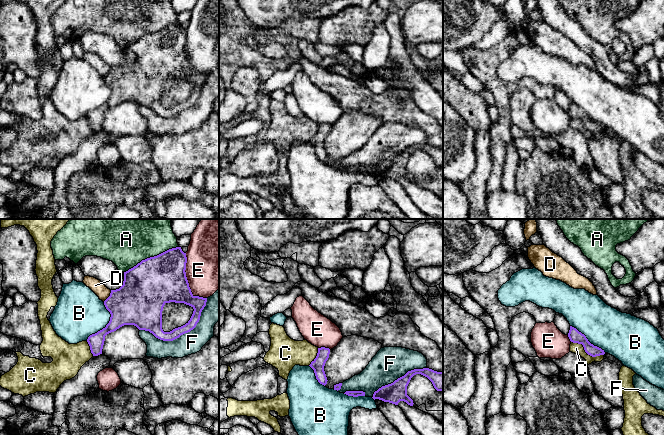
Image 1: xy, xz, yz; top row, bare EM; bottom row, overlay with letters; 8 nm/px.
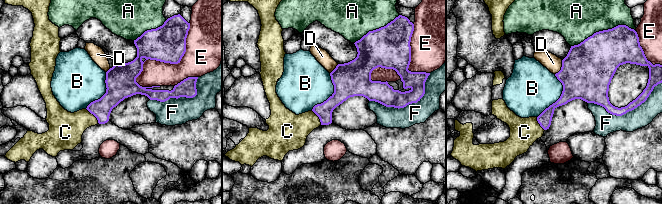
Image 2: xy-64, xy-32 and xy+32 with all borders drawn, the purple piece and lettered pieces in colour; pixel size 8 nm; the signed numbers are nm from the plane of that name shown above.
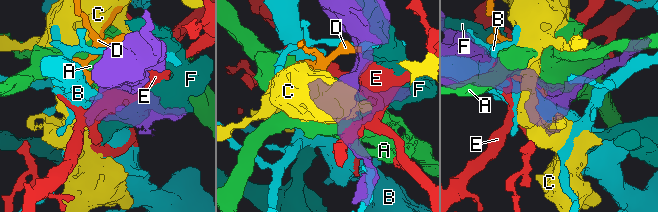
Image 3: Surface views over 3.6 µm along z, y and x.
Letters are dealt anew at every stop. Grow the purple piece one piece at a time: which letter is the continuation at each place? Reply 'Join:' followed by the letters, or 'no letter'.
Join: no letter

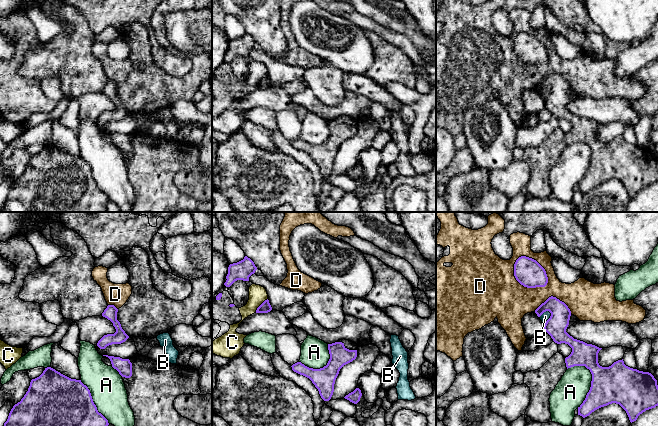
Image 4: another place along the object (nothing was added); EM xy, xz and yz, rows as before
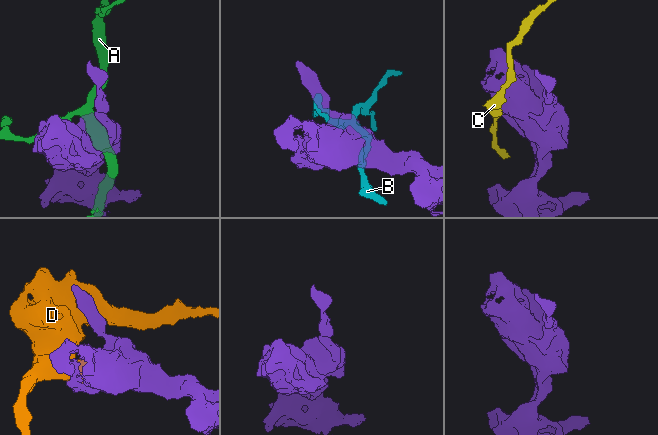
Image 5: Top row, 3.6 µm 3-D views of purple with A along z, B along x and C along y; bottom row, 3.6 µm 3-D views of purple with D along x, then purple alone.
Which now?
Join: no letter

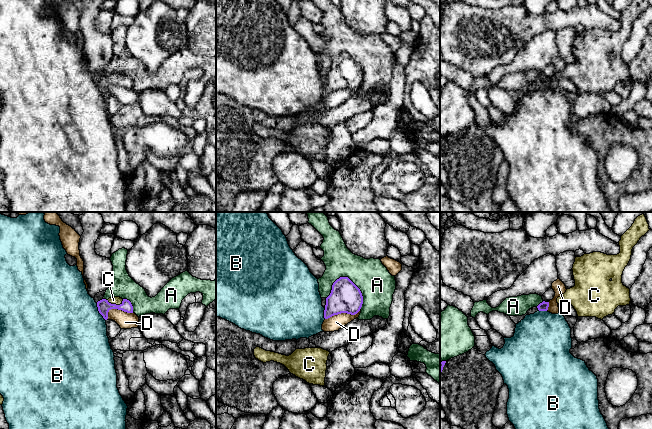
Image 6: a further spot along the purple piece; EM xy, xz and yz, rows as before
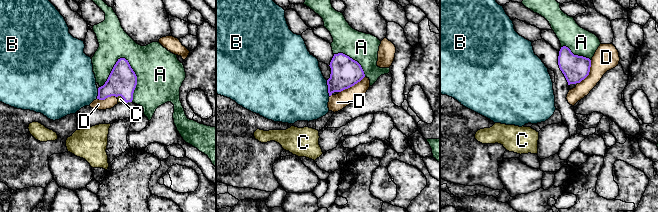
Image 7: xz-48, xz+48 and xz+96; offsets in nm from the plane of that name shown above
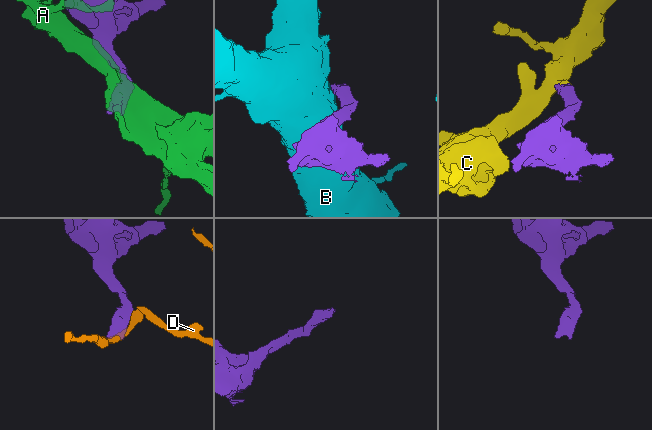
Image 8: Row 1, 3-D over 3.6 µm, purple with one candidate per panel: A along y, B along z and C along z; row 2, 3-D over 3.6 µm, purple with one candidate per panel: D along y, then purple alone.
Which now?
Join: C

